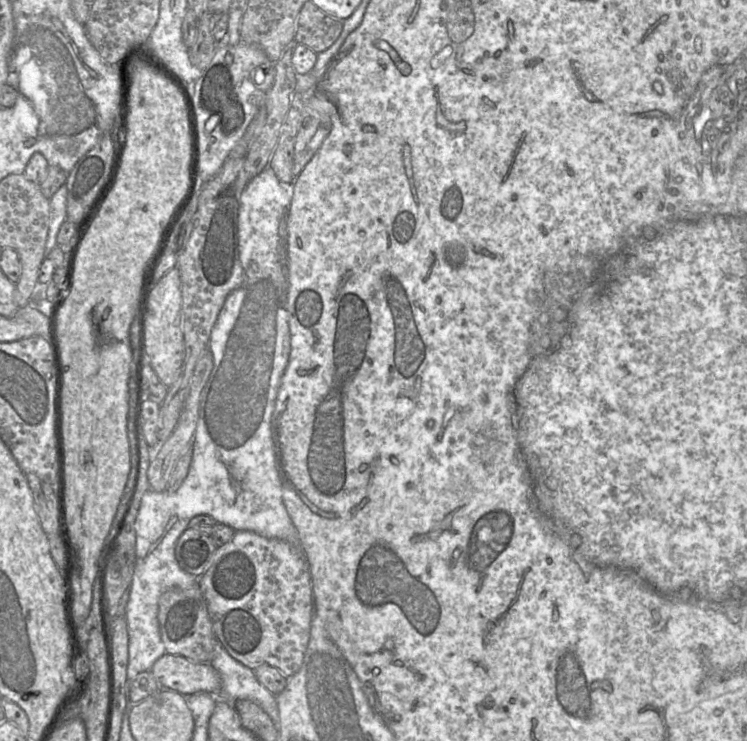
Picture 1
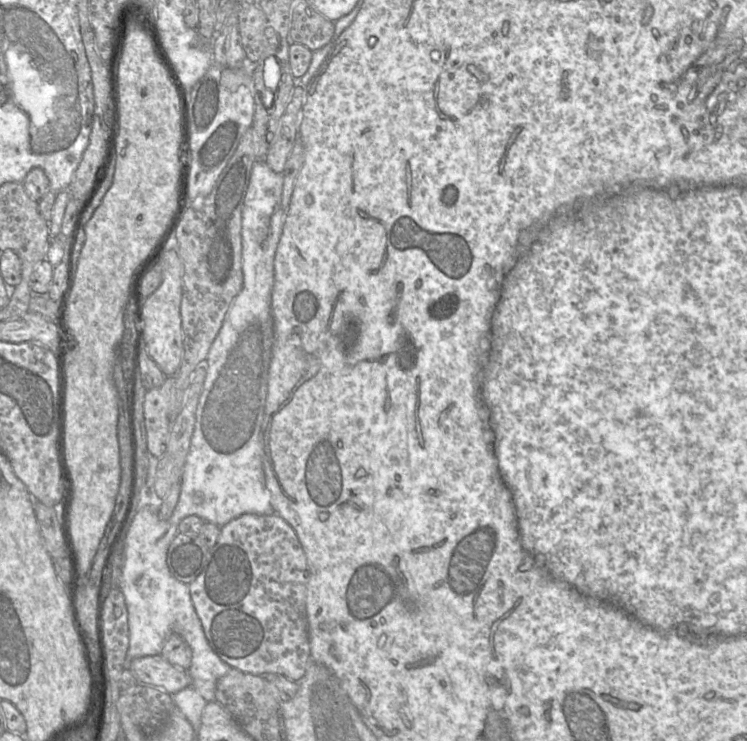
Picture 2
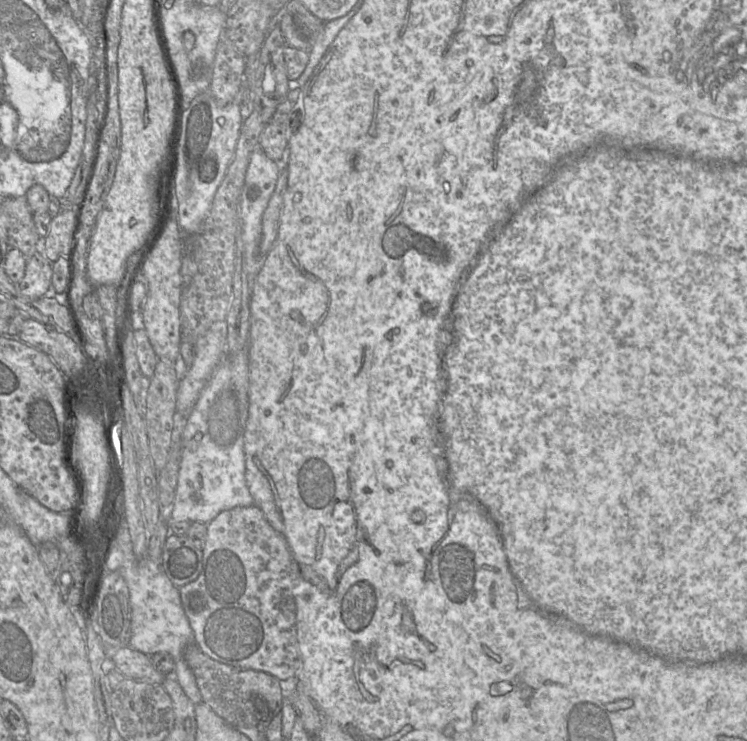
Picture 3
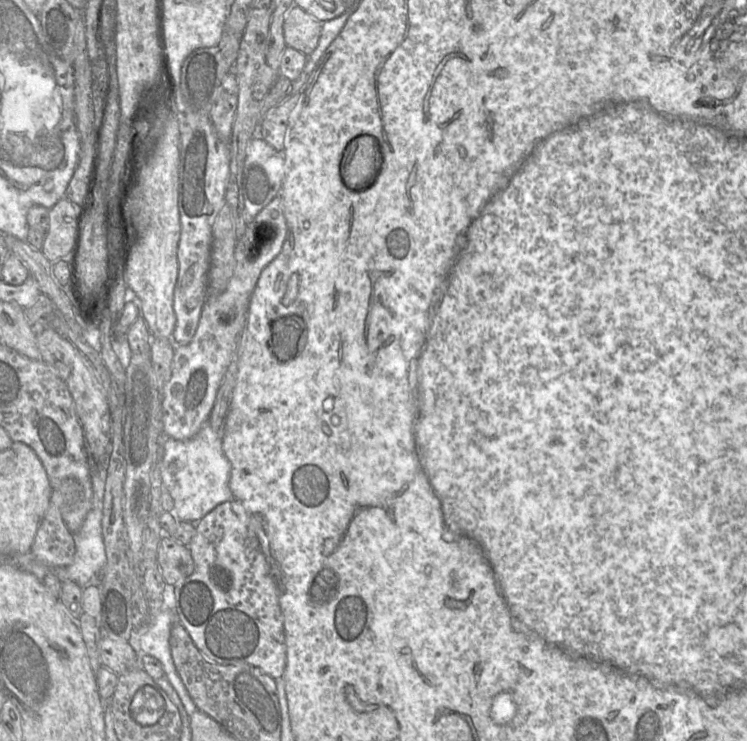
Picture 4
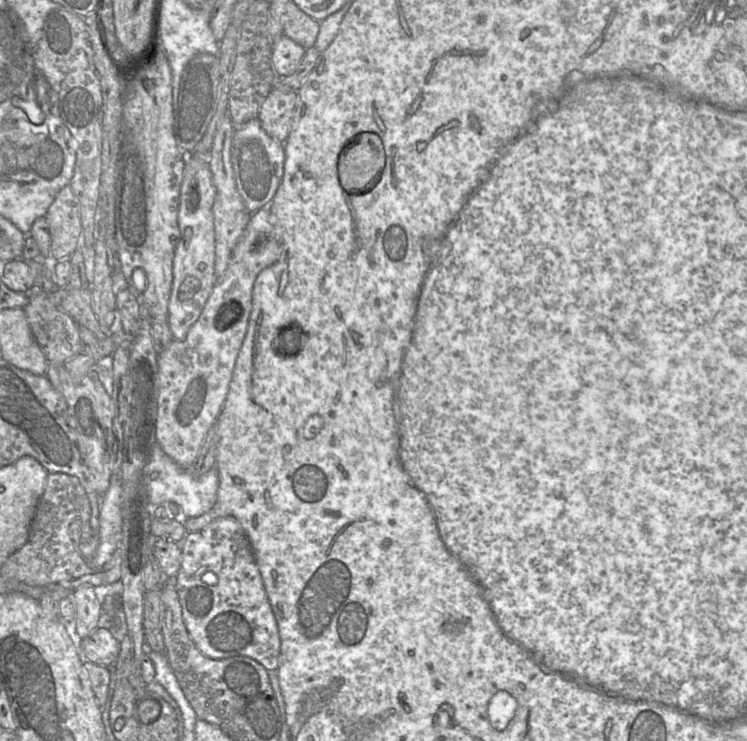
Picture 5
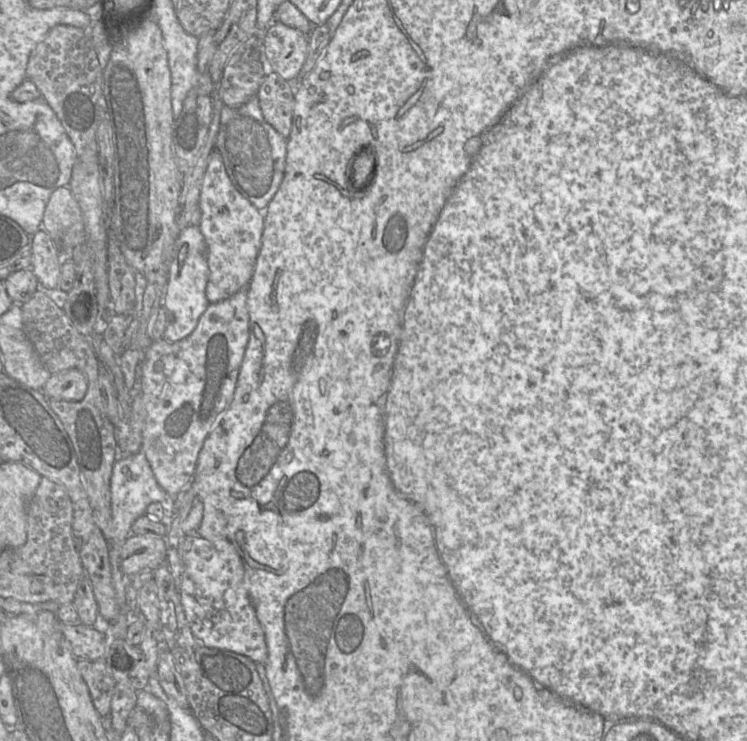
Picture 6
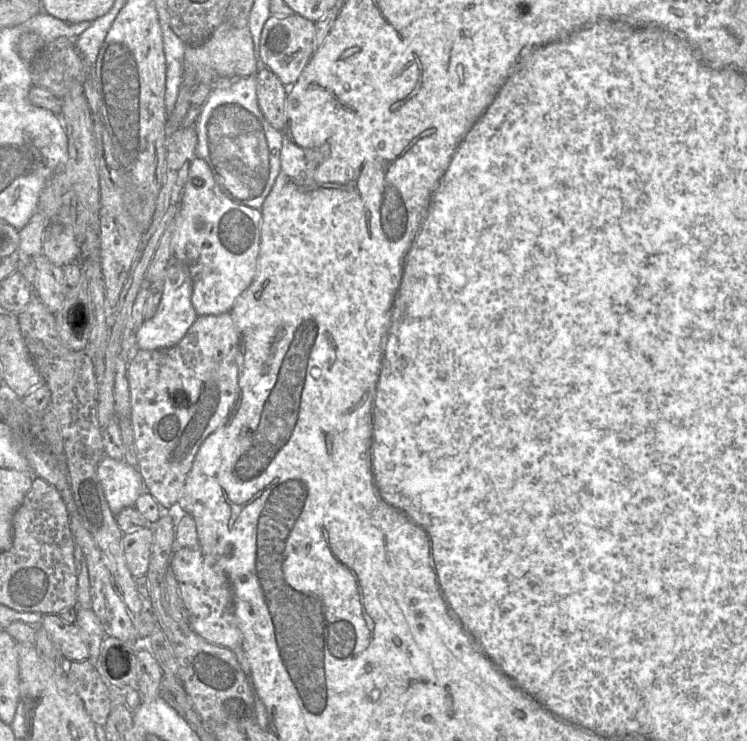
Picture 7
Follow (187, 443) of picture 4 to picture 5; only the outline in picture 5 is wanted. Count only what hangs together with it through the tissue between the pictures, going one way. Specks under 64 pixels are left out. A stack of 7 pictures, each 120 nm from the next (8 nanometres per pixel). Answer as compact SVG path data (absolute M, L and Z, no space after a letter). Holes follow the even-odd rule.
M158 444L153 445L149 460L143 469L142 479L150 504L156 506L164 501L174 502L181 509L182 520L207 513L217 499L219 476L215 467L196 477L192 475L190 469L180 467Z

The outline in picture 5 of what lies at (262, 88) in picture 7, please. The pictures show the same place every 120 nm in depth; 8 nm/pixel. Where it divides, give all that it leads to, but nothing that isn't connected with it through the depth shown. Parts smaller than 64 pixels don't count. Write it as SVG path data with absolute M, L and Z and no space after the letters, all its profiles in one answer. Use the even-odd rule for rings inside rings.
M274 87L259 110L258 119L265 132L279 142L287 140L298 103L298 92Z

